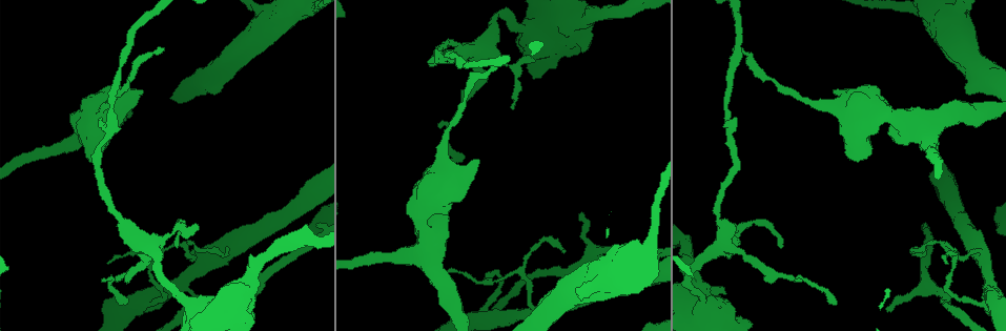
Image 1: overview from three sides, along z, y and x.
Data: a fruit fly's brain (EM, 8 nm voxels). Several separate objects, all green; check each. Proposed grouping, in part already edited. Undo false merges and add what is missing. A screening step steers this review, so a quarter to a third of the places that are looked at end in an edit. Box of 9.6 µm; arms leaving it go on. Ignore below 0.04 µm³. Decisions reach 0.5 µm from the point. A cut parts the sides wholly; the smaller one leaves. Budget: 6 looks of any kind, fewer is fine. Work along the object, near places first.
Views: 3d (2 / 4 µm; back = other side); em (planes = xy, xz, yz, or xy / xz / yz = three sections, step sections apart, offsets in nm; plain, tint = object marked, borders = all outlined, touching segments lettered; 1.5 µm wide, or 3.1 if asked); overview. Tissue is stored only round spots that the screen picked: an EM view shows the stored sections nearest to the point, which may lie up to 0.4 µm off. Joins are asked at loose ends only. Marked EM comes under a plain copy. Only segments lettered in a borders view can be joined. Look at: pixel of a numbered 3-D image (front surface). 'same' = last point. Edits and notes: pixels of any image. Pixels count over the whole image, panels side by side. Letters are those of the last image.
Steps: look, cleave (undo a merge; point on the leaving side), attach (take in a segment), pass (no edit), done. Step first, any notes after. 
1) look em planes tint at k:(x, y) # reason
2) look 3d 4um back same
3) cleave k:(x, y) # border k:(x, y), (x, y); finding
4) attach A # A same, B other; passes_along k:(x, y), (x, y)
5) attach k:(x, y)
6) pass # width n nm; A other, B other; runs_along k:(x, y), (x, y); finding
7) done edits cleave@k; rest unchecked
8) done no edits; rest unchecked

look 3d 4um at 1:(886, 307) # an open end

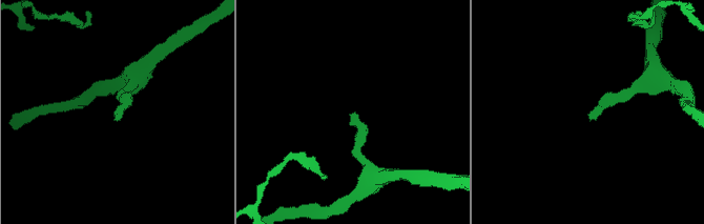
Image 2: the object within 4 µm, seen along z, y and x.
look em yz step 4 tint at 2:(589, 115) # need the tissue

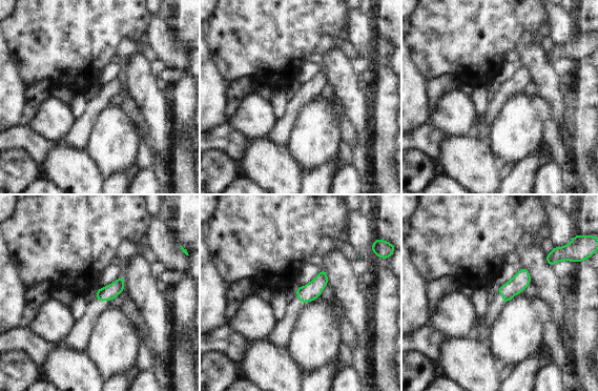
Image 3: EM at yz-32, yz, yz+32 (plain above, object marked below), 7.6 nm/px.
look em yz step 4 borders same # see the neighbours

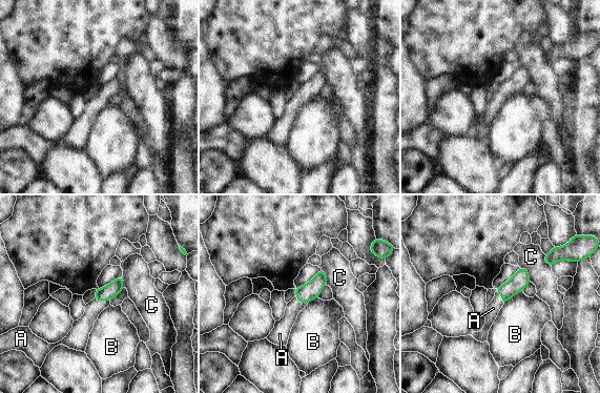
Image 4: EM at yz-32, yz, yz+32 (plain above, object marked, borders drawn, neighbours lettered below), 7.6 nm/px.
attach A # A same, B other, C other; passes_along 4:(108, 292), (101, 301), (82, 327); the neuron continues

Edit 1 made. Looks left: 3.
look overview

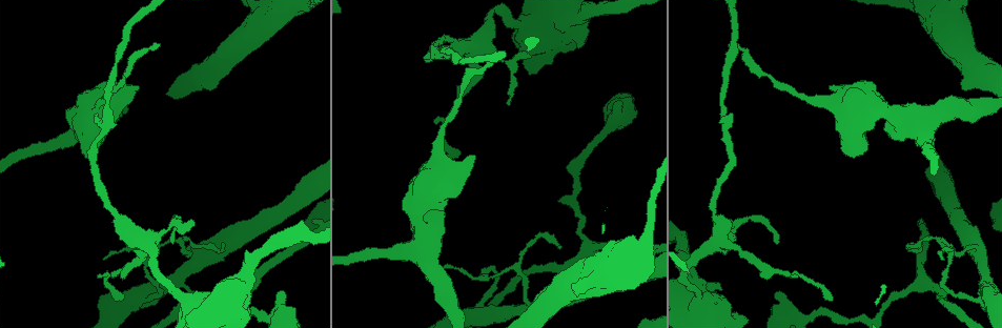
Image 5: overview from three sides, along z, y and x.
look em xy step 8 borders at 5:(249, 309) # thick end

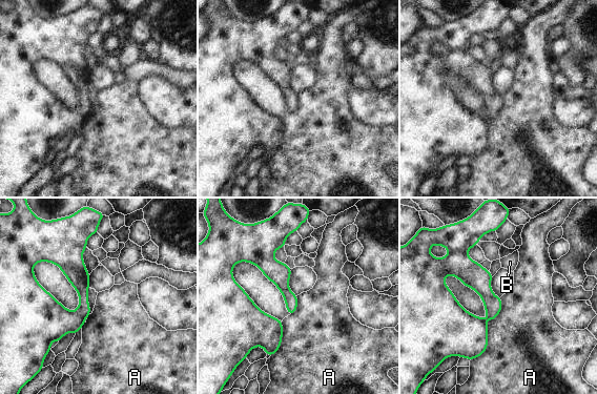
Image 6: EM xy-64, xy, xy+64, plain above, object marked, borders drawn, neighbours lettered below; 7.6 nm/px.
pass # A other, B other; runs_along 6:(81, 242), (83, 308), (54, 338); none of them fits

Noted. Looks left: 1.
done edits attach@4; rest unchecked

